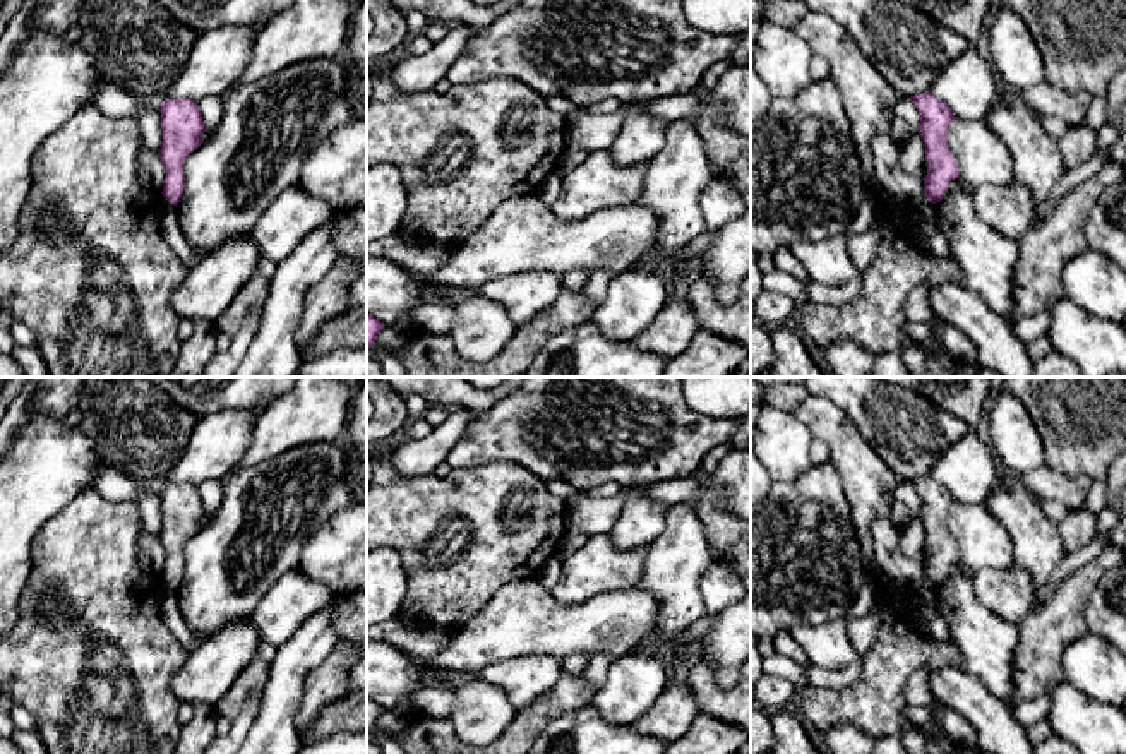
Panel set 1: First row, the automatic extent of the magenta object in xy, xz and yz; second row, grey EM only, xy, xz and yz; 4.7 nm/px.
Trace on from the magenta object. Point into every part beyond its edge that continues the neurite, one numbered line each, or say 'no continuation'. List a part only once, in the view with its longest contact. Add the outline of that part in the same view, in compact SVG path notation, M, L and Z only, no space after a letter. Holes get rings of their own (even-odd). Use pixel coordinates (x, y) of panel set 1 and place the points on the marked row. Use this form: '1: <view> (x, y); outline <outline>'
no continuation

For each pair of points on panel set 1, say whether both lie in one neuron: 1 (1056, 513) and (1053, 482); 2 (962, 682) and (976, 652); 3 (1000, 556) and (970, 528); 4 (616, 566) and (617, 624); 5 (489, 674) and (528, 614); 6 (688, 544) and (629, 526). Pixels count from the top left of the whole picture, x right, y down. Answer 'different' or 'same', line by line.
1: different
2: different
3: same
4: different
5: different
6: different

